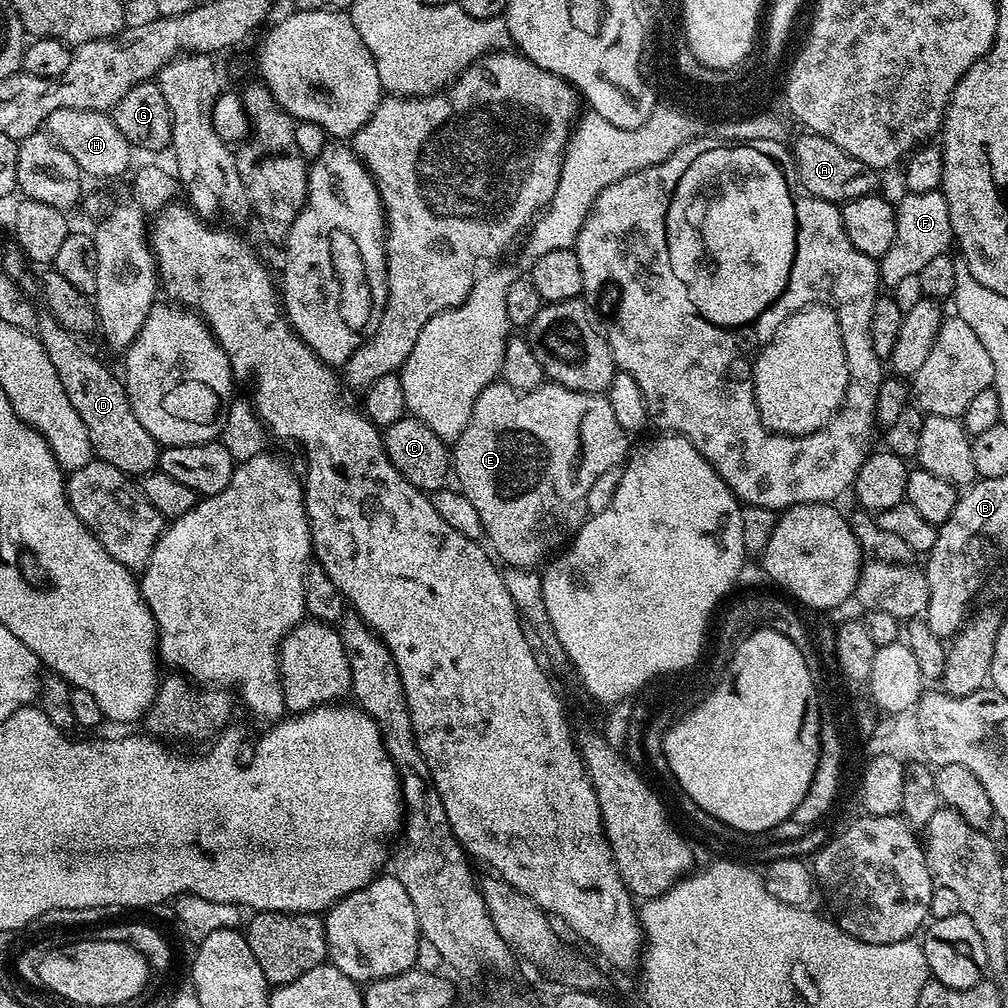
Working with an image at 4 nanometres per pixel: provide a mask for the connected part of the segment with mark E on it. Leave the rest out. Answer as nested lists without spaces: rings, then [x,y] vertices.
[[[493,382],[488,384],[486,390],[482,390],[482,394],[478,394],[478,398],[474,402],[474,410],[471,412],[471,417],[468,419],[468,425],[462,430],[462,434],[454,442],[452,448],[452,470],[454,478],[458,480],[457,485],[463,495],[470,499],[472,509],[476,512],[477,521],[484,528],[494,550],[493,553],[504,561],[507,567],[512,568],[527,568],[533,569],[537,567],[536,564],[540,563],[550,552],[555,553],[560,547],[563,547],[577,532],[580,531],[581,525],[587,519],[587,508],[585,506],[585,498],[572,498],[572,486],[570,486],[570,474],[572,474],[572,468],[566,466],[566,468],[560,468],[560,456],[568,454],[570,458],[570,452],[574,454],[577,450],[574,446],[574,426],[578,418],[572,418],[572,416],[578,416],[580,414],[580,406],[582,404],[582,398],[576,398],[576,392],[570,390],[568,387],[563,387],[560,384],[554,384],[551,382],[545,382],[539,387],[535,388],[532,392],[516,392],[509,384],[503,382]]]

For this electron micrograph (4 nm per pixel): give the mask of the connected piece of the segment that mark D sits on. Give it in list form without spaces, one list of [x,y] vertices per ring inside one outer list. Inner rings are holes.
[[[51,314],[38,316],[35,335],[39,336],[46,354],[50,354],[54,370],[58,370],[58,382],[62,382],[62,390],[66,390],[68,404],[74,406],[78,418],[82,418],[90,434],[95,459],[122,470],[129,478],[147,476],[157,467],[161,449],[146,426],[138,422],[121,377],[117,373],[115,376],[102,361],[95,360],[90,353],[83,352],[76,341],[79,339],[66,331]]]

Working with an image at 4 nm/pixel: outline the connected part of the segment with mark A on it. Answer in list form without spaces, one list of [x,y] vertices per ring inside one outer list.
[[[802,132],[792,145],[797,181],[807,195],[822,198],[824,203],[842,206],[854,198],[873,195],[879,188],[879,173],[865,163],[848,156],[834,142],[816,133]]]

